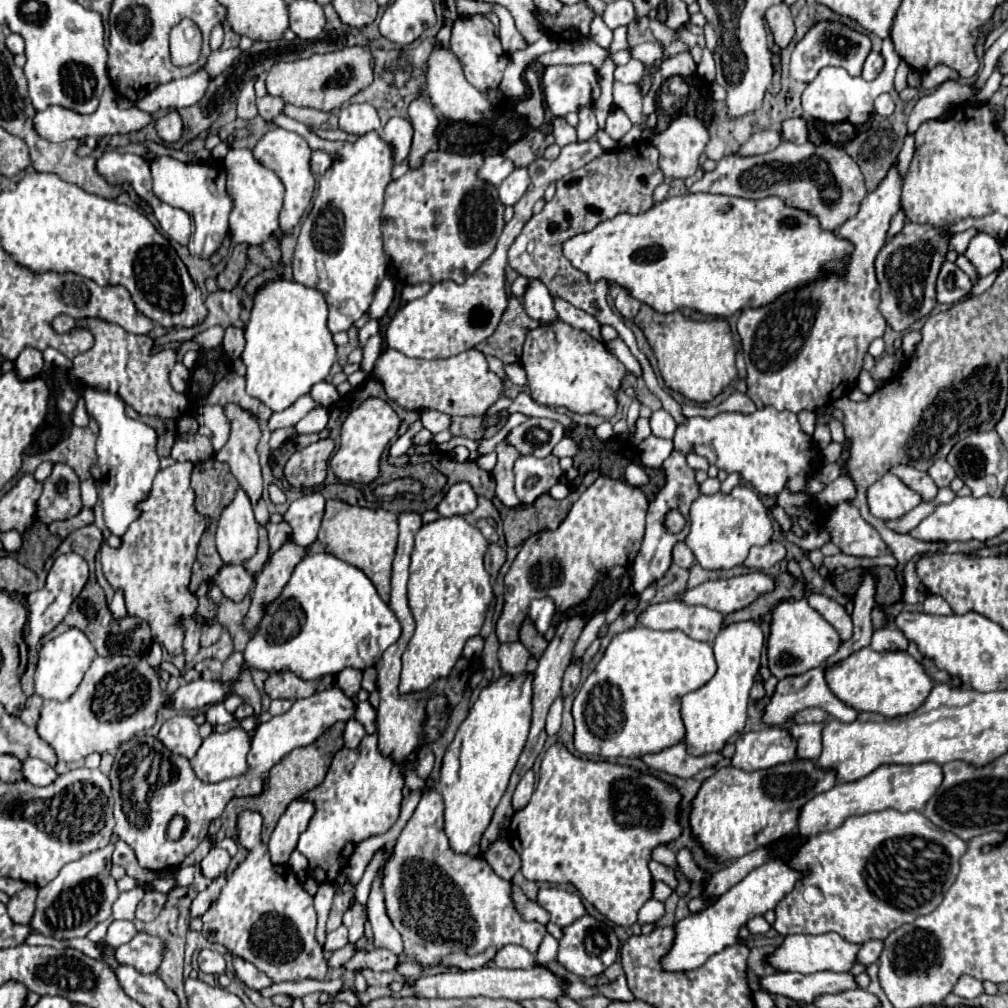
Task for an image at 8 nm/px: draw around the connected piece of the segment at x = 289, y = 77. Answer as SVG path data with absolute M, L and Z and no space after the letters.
M352 46L328 54L314 54L304 60L276 62L266 76L266 88L268 94L284 98L286 104L308 106L308 108L330 112L340 108L344 102L348 102L354 94L358 94L366 86L370 86L372 72L374 72L374 60L370 50Z

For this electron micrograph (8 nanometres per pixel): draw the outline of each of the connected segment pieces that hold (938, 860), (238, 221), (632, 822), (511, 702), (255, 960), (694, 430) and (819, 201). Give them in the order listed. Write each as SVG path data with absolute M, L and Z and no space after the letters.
M882 810L862 816L850 816L842 826L832 832L820 832L818 836L806 840L788 866L802 874L794 890L786 894L778 906L776 922L772 928L778 934L824 934L836 932L852 944L864 944L868 940L884 940L900 924L908 924L922 914L930 914L944 892L954 884L958 876L958 860L966 852L968 844L950 832L936 828L920 812L896 812Z
M230 148L226 158L224 158L224 166L228 170L226 190L234 198L234 208L230 214L232 242L244 242L250 246L260 246L270 238L282 238L278 216L282 210L284 184L280 182L280 178L272 170L264 168L262 164L256 166L250 150Z
M562 742L552 744L540 764L540 774L538 774L538 784L536 790L528 802L526 808L514 812L510 826L508 826L508 842L512 844L512 848L520 854L522 858L522 874L526 880L532 882L552 882L552 884L562 884L562 882L570 882L584 900L588 900L602 916L606 916L608 920L612 920L618 926L632 926L636 922L638 910L642 908L642 904L646 900L652 898L652 876L648 870L648 862L650 862L650 852L654 846L658 844L670 844L672 840L676 840L680 836L680 826L678 826L678 802L680 802L680 794L676 792L676 788L648 776L648 774L640 774L634 768L628 766L618 766L618 764L608 764L608 762L592 762L592 760L584 760L584 758L576 758L574 754L570 754Z
M528 672L518 676L502 674L498 680L484 686L444 754L444 764L452 764L452 776L442 776L434 788L444 798L444 830L454 852L470 852L480 842L506 792L510 774L516 768L530 732L532 680L534 674Z
M262 842L260 846L250 848L246 860L238 864L228 882L222 886L218 898L210 904L210 908L204 914L204 938L210 942L220 942L222 946L228 948L230 954L252 962L272 982L326 978L328 964L322 954L322 946L314 938L314 930L316 930L316 910L312 904L312 896L302 888L296 874L288 866L276 866L270 862L268 848Z
M766 406L754 414L722 412L712 420L688 418L688 424L678 426L672 440L674 448L684 454L694 450L728 474L740 472L742 478L750 482L762 496L778 496L784 486L790 488L790 492L804 490L808 476L814 474L814 462L818 458L818 448L810 436L800 432L796 414L788 410L778 412L774 406Z
M782 142L776 150L760 156L740 158L736 154L718 162L712 172L704 172L700 180L690 186L690 192L728 194L750 200L778 196L788 206L808 212L818 218L822 230L838 230L848 218L856 216L860 202L866 196L864 176L852 156L834 144L792 144Z

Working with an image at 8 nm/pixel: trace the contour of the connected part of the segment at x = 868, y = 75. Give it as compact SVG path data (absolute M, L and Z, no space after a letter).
M870 52L866 62L864 62L864 68L862 68L862 78L864 80L874 80L882 72L882 66L884 66L882 56L878 52Z

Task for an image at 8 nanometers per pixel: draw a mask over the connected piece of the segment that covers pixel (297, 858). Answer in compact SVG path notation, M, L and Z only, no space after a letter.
M294 850L294 852L292 852L292 856L290 856L288 864L290 864L290 868L292 868L294 872L300 872L300 874L298 874L298 878L306 876L304 872L306 872L306 868L308 868L308 860L306 860L298 850Z

